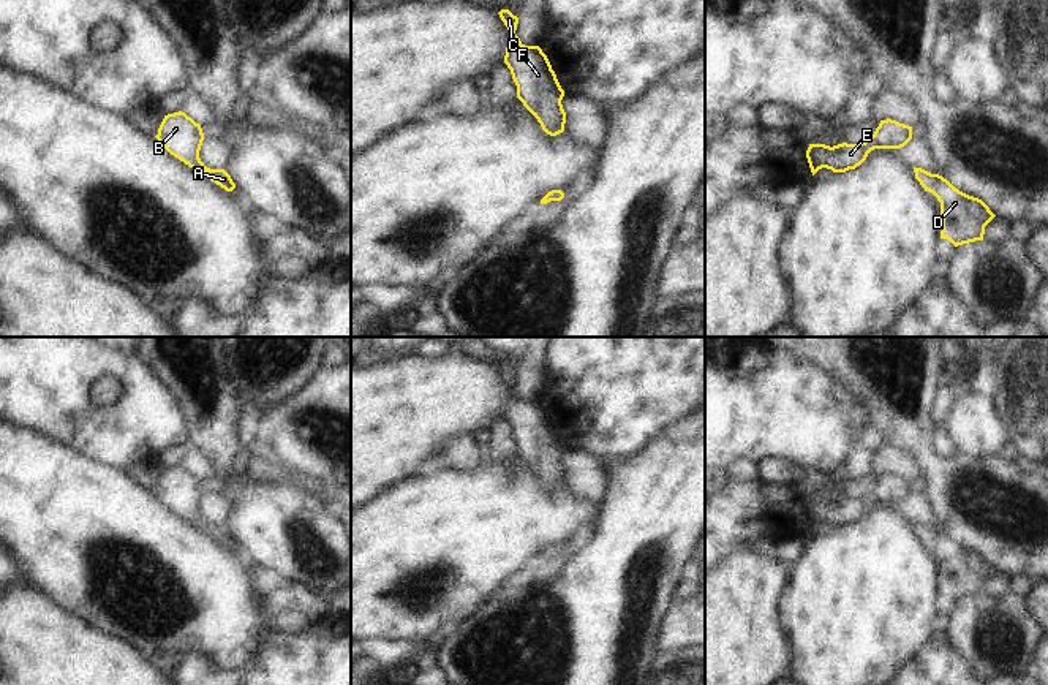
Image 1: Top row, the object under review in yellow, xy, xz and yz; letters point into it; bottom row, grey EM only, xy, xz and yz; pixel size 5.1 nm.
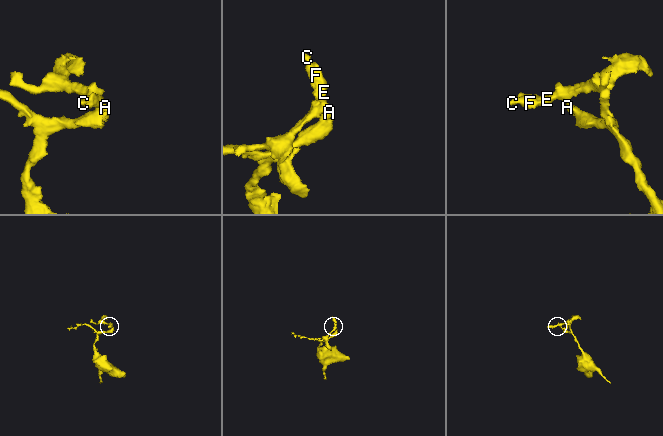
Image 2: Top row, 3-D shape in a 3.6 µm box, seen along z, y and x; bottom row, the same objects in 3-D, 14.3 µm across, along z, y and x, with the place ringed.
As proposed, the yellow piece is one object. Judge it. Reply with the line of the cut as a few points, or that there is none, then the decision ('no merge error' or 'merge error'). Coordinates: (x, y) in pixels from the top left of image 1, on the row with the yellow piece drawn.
no cut; no merge error

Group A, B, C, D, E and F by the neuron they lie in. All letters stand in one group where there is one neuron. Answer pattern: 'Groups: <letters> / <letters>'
Groups: A B C D E F.

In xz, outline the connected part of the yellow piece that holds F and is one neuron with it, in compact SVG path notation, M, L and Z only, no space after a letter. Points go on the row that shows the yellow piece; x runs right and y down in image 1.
M515 41L506 47L504 63L517 85L517 98L537 119L542 130L556 136L564 131L566 112L561 89L555 71L539 46L525 46Z

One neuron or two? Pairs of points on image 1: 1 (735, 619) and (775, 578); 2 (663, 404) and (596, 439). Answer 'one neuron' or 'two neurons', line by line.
1: one neuron
2: one neuron

